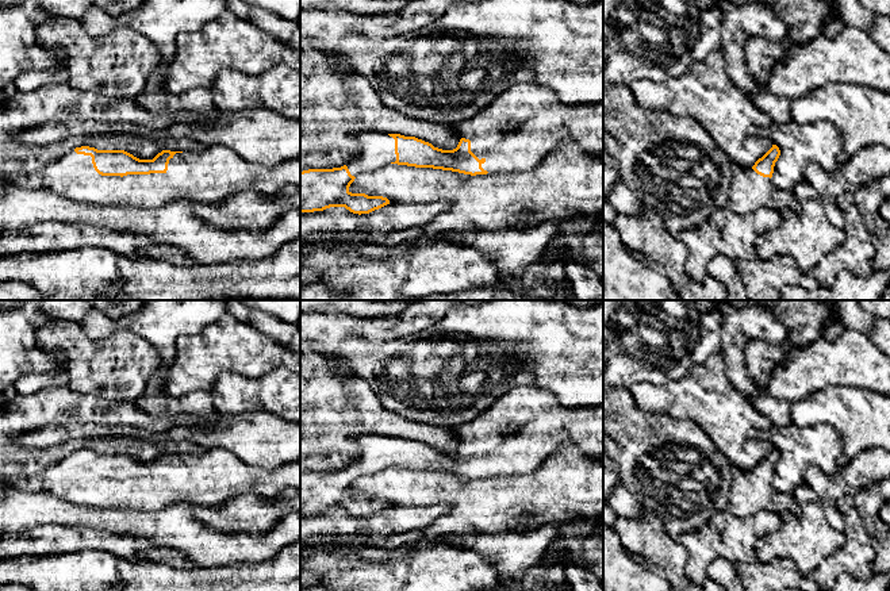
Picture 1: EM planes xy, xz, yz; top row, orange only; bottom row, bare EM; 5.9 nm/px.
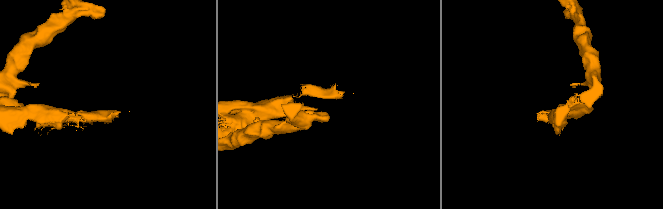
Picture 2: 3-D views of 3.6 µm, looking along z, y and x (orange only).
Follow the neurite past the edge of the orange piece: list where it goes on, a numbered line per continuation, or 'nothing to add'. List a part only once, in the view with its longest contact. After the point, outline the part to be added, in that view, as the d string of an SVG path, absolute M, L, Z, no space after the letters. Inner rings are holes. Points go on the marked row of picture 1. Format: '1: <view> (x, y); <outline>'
1: xy (211, 176); M215 145L200 151L176 153L169 160L165 173L127 174L120 177L99 174L93 168L91 156L77 154L72 150L39 172L3 180L0 183L0 192L8 181L23 188L53 189L68 199L103 206L157 208L180 199L189 199L195 203L220 204L241 192L254 191L275 195L285 185L300 185L300 160L287 160L275 166L264 166L242 160L234 150L223 145Z

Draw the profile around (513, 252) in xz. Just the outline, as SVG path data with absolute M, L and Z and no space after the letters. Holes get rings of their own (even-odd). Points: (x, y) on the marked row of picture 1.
M551 219L518 230L464 233L459 235L459 239L465 246L476 249L479 253L488 256L494 261L502 276L519 279L533 264L553 262L556 260L560 260L561 252L551 252L549 245L556 237L563 234L560 229L561 222L563 219Z

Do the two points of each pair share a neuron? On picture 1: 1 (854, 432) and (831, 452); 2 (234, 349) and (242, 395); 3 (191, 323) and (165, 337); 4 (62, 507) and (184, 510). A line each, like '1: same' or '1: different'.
1: different
2: different
3: same
4: same

